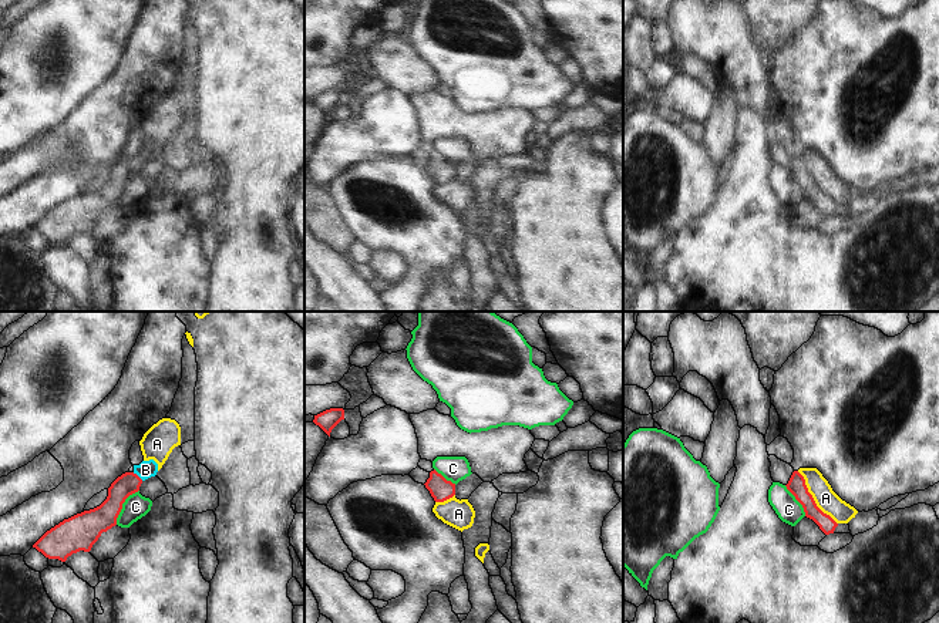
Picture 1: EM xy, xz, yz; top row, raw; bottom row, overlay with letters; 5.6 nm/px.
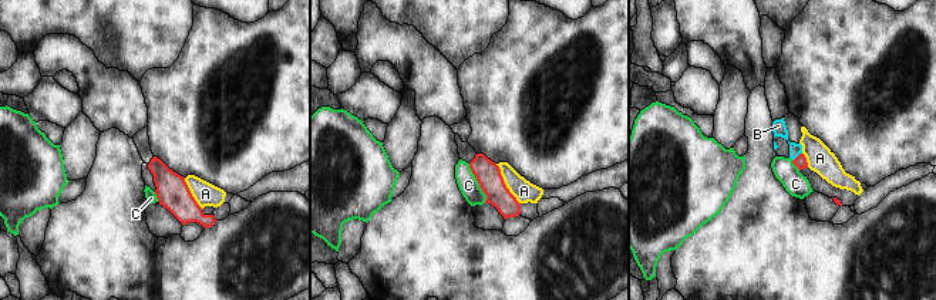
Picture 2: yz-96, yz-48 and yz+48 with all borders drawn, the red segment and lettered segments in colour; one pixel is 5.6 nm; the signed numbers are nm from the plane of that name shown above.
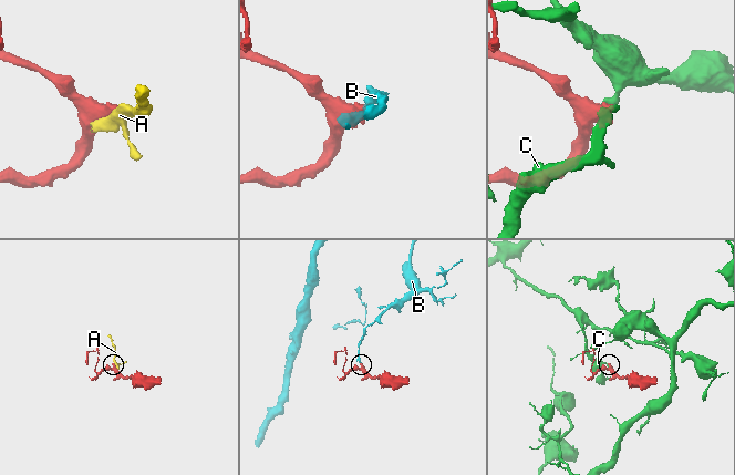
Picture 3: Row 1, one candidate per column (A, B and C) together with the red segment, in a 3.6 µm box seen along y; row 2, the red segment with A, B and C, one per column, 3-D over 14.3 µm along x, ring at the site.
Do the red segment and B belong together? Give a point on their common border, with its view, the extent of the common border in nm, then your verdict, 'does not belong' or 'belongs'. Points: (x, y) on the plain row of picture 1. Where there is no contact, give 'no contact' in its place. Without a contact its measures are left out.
xy (137, 157) | 80 nm | belongs

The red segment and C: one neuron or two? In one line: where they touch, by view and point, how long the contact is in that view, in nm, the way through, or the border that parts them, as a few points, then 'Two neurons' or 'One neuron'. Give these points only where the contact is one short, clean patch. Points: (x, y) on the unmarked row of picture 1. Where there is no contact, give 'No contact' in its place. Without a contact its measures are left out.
Touches red at xy (121, 187). Shared border 240 nm. Boundary: xy (138, 171), (125, 181), (115, 205). Two neurons.

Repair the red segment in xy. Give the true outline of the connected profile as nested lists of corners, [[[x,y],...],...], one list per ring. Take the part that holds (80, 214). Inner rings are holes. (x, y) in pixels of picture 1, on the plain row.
[[[154,141],[134,147],[132,154],[122,155],[111,165],[108,178],[100,188],[64,201],[47,212],[33,229],[46,239],[61,243],[80,232],[90,233],[101,215],[117,206],[125,181],[156,154],[158,145]]]

